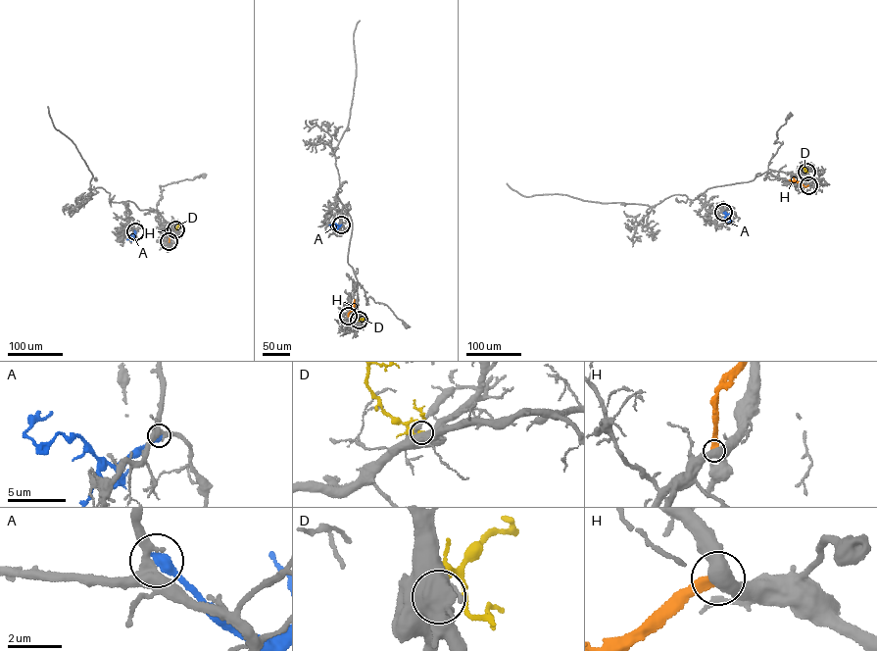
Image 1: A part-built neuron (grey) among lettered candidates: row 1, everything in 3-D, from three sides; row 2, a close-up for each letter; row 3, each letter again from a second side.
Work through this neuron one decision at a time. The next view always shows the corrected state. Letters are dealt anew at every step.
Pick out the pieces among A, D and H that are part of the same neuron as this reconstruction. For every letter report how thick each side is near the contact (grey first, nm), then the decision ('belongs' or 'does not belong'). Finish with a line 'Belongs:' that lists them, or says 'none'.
A: 340/400 nm | does not belong
D: 550/360 nm | does not belong
H: 550/360 nm | does not belong
Belongs: none

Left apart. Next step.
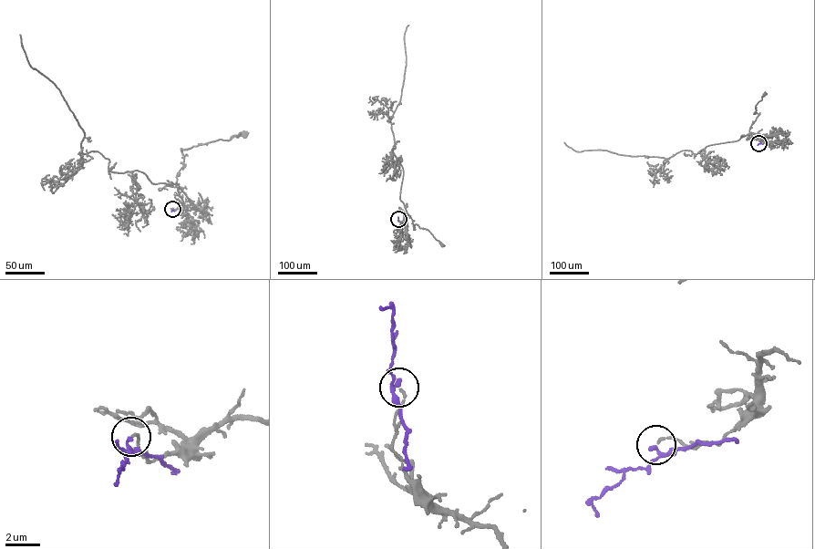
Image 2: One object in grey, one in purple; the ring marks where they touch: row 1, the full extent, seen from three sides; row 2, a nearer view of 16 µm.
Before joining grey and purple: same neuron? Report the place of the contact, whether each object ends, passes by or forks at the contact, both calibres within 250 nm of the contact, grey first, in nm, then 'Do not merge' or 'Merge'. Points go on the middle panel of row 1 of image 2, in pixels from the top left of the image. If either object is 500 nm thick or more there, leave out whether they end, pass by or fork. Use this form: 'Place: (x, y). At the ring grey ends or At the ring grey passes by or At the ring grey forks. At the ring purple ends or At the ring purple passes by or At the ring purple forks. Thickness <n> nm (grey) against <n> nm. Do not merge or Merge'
Place: (398, 219). At the ring grey ends. At the ring purple passes by. Thickness 130 nm (grey) against 190 nm. Do not merge

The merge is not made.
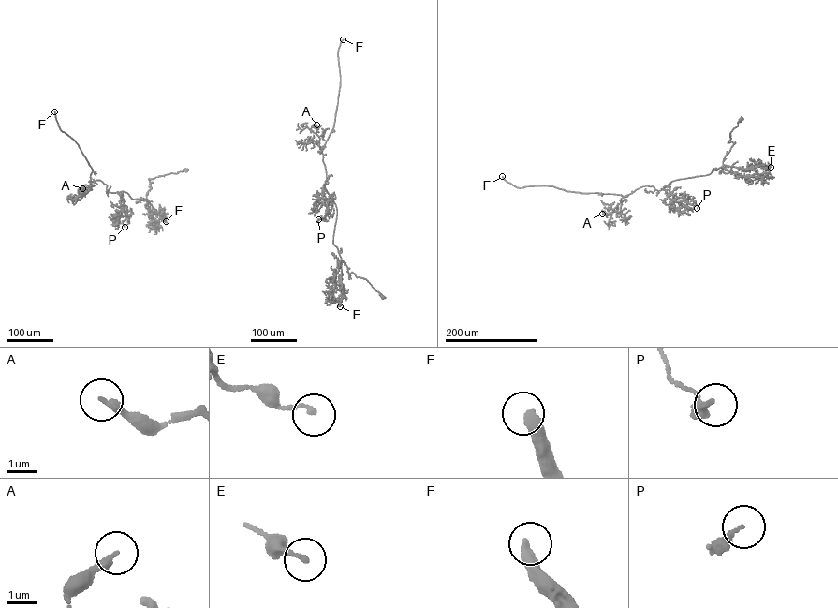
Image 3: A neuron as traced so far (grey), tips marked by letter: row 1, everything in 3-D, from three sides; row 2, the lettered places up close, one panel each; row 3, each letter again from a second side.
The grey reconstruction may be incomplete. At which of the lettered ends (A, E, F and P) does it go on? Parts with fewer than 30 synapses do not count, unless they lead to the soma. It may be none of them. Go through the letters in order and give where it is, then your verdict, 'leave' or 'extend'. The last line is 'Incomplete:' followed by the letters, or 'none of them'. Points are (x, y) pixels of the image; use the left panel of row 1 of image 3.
A: at (82, 188); leave
E: at (166, 221); leave
F: at (54, 111); extend
P: at (124, 227); leave
Incomplete: F

